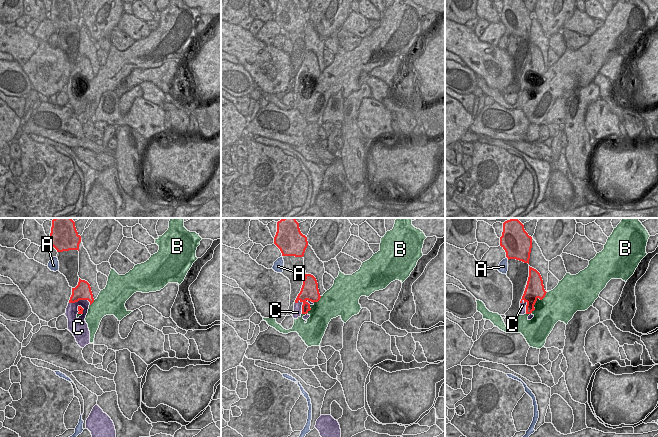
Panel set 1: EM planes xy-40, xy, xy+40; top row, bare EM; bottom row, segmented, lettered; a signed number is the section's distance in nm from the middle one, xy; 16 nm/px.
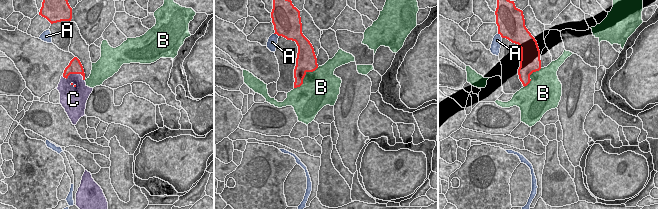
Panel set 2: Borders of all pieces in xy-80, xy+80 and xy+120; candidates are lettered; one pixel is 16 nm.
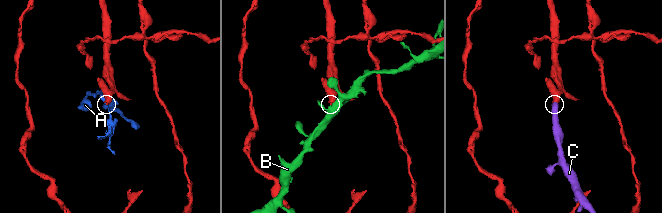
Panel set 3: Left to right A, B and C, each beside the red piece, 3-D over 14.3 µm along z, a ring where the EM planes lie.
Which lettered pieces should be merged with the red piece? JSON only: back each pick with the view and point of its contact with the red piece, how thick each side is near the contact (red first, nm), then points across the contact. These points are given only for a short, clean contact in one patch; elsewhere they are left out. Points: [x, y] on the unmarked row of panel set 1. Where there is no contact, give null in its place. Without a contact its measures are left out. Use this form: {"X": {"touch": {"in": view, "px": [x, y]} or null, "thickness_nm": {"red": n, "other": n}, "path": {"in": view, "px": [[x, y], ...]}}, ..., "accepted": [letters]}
{"C": {"touch": {"in": "xy-40", "px": [80, 75]}, "thickness_nm": {"red": 280, "other": 190}, "path": {"in": "xy-40", "px": [[82, 67], [80, 75], [72, 85]]}}, "accepted": ["C"]}

